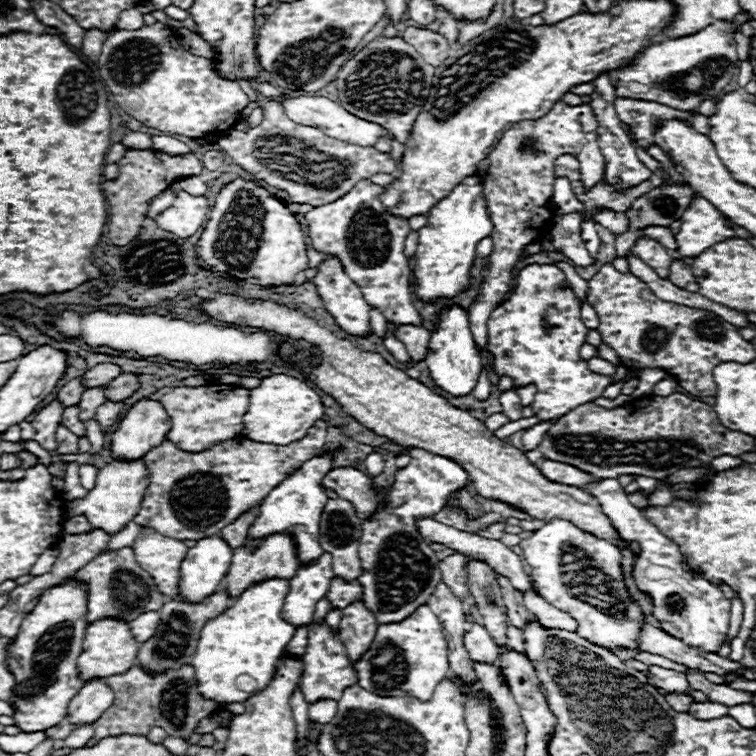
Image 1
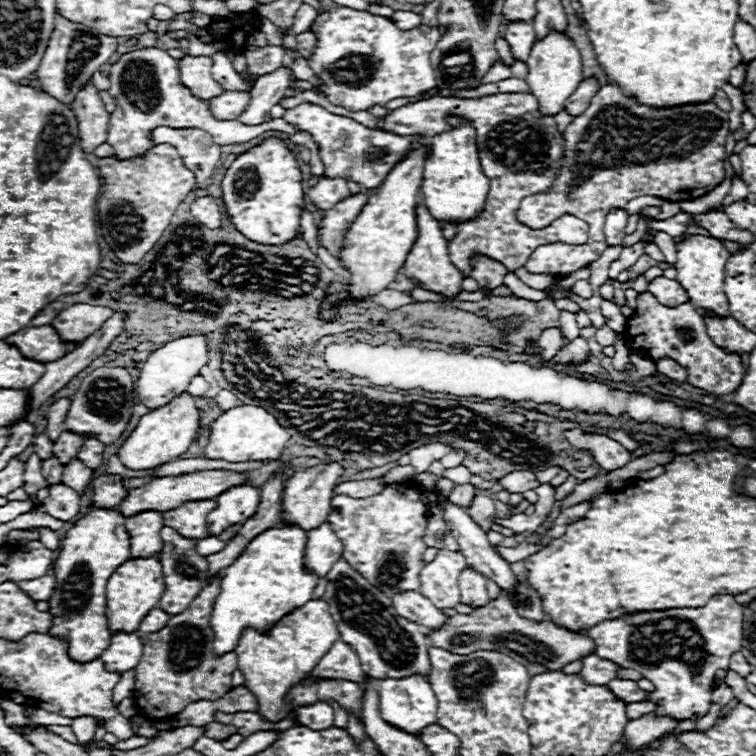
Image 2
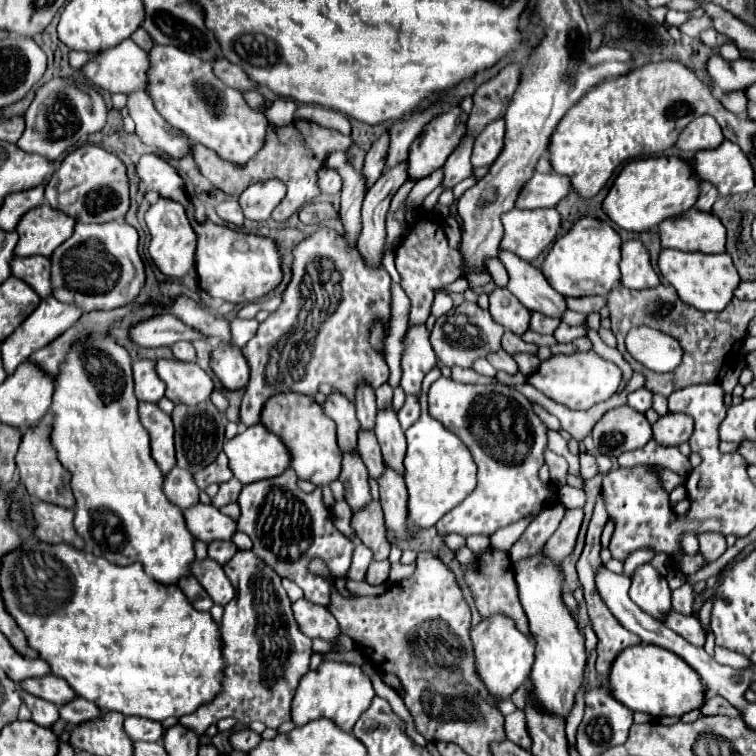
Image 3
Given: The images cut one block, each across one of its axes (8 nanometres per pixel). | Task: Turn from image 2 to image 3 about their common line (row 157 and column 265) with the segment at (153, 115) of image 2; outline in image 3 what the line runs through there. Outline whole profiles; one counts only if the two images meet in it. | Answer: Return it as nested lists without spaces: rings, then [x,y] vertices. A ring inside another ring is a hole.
[[[154,46],[148,56],[152,60],[152,82],[146,92],[170,126],[184,132],[194,144],[214,150],[222,160],[236,166],[244,166],[258,154],[270,128],[268,118],[262,112],[252,110],[242,92],[224,86],[212,72],[212,64],[200,62],[200,58],[192,58],[192,54],[184,54],[184,50],[176,46]]]

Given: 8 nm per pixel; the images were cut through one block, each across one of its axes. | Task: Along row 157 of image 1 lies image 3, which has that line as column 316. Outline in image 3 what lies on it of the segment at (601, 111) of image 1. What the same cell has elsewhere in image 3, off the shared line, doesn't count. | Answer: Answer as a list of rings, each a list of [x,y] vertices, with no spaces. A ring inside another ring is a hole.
[[[302,598],[292,604],[292,610],[294,610],[294,618],[300,630],[308,634],[310,638],[334,640],[340,634],[340,626],[336,618],[328,612],[328,608]]]

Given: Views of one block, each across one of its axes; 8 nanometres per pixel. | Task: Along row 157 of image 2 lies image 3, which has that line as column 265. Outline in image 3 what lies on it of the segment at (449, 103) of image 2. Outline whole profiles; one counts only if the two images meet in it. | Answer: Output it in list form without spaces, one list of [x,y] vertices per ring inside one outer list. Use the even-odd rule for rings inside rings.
[[[286,470],[276,478],[246,484],[238,498],[238,504],[242,508],[238,530],[250,536],[250,540],[254,542],[252,552],[262,562],[274,568],[282,578],[296,582],[304,590],[304,598],[328,608],[334,582],[338,578],[348,578],[354,544],[350,538],[336,530],[330,512],[322,504],[322,490],[316,488],[314,492],[306,494],[298,488],[296,480],[298,478],[294,476],[294,472]],[[314,558],[326,562],[330,578],[322,578],[308,570],[308,564]]]

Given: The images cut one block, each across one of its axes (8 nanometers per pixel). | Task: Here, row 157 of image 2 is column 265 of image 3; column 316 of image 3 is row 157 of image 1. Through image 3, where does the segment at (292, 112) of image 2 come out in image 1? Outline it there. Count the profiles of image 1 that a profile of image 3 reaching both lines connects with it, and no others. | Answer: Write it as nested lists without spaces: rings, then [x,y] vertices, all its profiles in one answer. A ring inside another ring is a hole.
[[[276,100],[264,102],[262,108],[264,108],[264,122],[260,126],[256,126],[248,132],[240,132],[240,130],[232,128],[222,138],[218,138],[218,146],[240,168],[250,172],[258,180],[264,180],[268,186],[284,190],[288,194],[290,202],[322,206],[326,202],[334,202],[334,200],[342,198],[342,194],[352,190],[354,184],[362,178],[370,178],[378,172],[390,174],[396,170],[394,160],[390,156],[378,152],[376,148],[370,148],[370,146],[364,148],[364,146],[348,144],[348,142],[326,136],[318,128],[292,122],[284,114],[282,104],[278,104]],[[272,166],[292,168],[290,172],[294,172],[294,174],[300,174],[300,170],[302,170],[304,180],[296,182],[296,180],[282,178],[284,168],[272,170]]]

